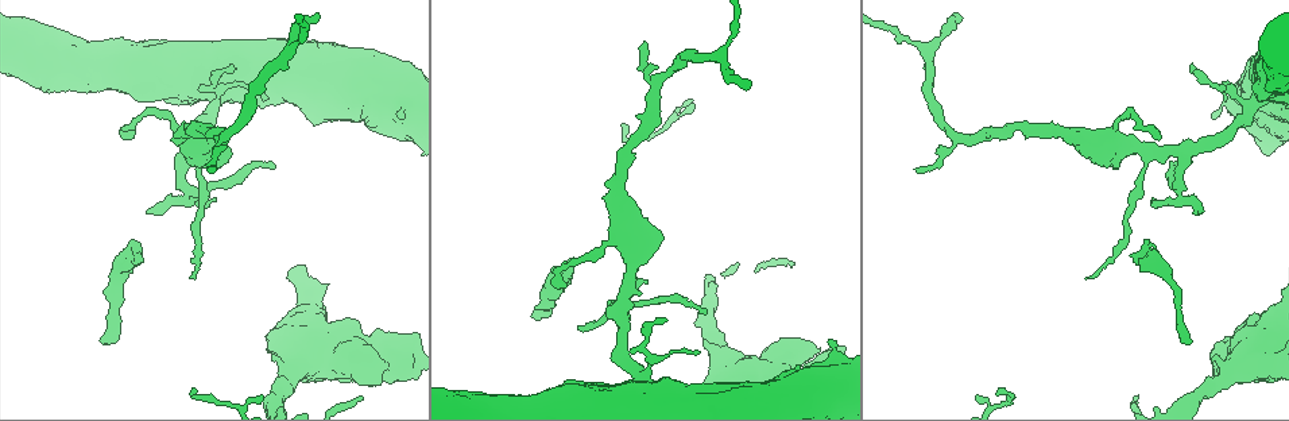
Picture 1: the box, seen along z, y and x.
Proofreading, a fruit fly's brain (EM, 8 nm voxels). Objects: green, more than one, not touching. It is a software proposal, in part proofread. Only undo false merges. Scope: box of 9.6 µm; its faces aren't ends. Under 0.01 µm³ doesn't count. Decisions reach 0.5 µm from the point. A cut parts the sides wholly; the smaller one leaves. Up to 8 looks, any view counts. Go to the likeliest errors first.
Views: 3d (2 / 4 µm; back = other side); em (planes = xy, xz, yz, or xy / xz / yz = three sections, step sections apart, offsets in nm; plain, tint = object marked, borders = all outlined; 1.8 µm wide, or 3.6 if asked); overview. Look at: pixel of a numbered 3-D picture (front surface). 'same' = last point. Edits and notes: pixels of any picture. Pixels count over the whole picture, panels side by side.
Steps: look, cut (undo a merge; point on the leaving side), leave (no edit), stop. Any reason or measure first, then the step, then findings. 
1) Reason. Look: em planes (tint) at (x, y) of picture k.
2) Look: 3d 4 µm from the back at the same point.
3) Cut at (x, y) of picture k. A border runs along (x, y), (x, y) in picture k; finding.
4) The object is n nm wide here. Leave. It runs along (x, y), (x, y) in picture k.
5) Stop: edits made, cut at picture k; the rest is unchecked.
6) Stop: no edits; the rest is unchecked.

Side arm on a straight run. Look: em 3.6 µm planes (tint) at (1176, 191) of picture 1.

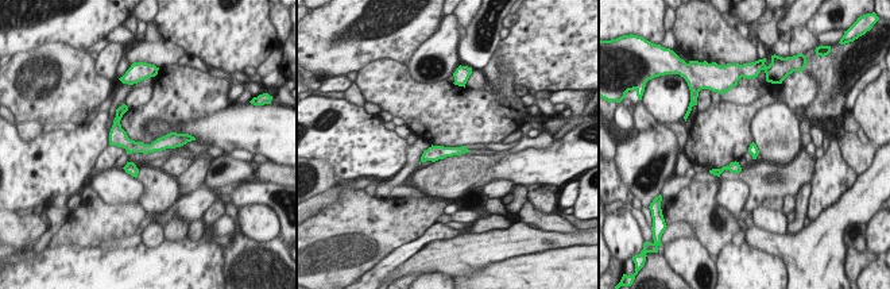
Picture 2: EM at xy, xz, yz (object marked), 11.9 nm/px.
Leave. It runs along (182, 137), (153, 147), (112, 141) in picture 2; one neuron here.

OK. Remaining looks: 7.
Calibre changes. Look: em 3.6 µm planes (tint) at (294, 338) of picture 1.

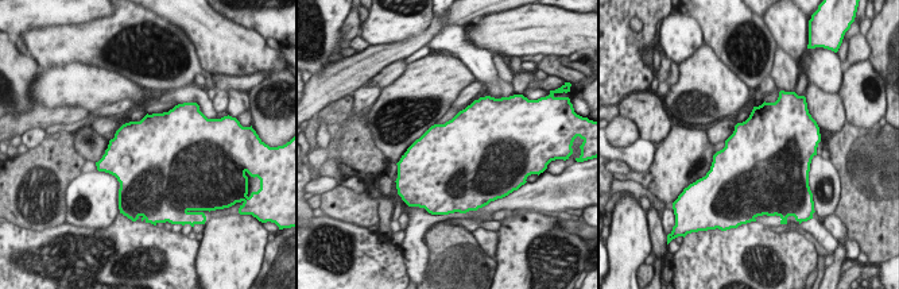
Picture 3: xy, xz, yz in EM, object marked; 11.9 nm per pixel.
Leave. All the same neuron.

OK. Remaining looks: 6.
Thick turns thin. Look: 3d 4 µm at (214, 98) of picture 1.

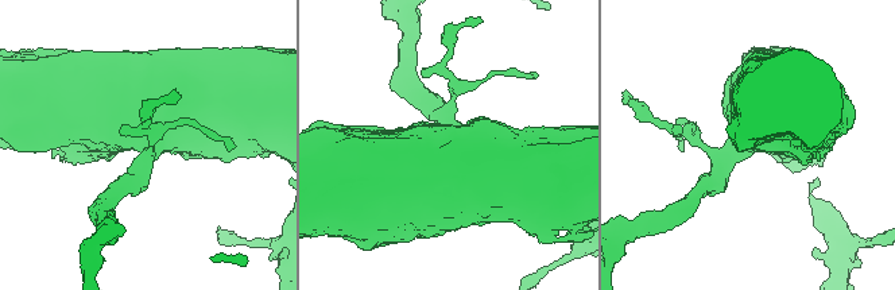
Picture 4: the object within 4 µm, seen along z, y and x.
Now the EM. Look: em 3.6 µm yz step 4 (tint) at the same point.

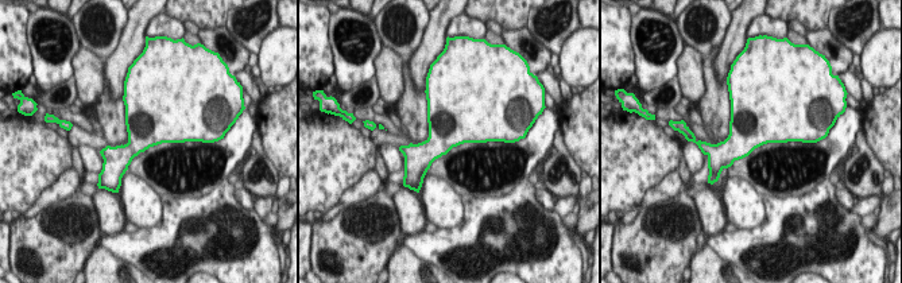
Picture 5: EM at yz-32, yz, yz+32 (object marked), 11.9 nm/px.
Look: em 3.6 µm planes (tint) at the same point.

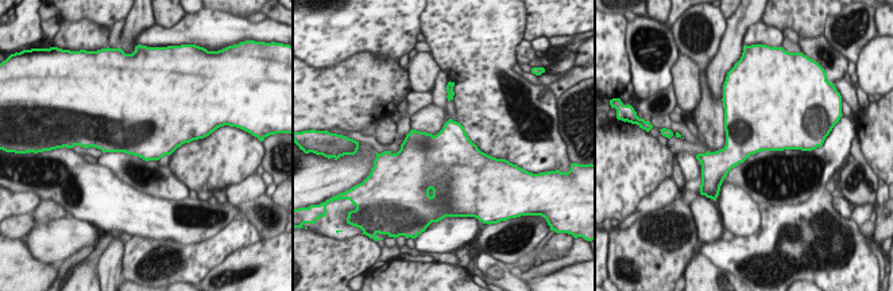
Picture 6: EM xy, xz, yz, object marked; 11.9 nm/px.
Leave. All the same neuron.

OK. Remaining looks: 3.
Stop: no edits; the rest is unchecked.

